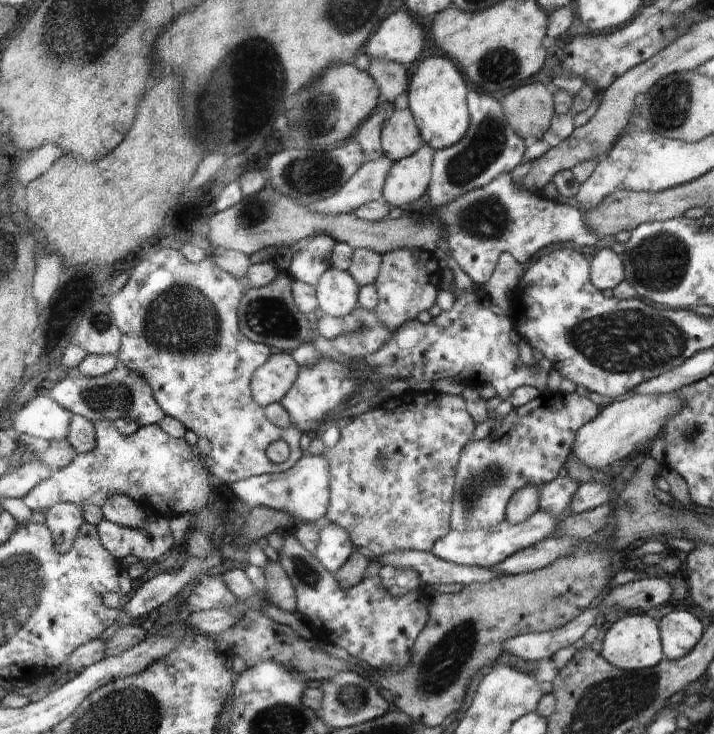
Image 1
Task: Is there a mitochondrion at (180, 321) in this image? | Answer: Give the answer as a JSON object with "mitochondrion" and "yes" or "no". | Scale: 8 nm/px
{"mitochondrion":"yes"}

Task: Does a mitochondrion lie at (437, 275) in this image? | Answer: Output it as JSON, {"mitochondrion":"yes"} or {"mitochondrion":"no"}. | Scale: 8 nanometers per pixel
{"mitochondrion":"no"}

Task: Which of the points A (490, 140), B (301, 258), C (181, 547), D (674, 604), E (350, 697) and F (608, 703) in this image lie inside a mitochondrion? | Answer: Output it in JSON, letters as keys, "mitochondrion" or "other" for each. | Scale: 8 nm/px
{"A":"mitochondrion","B":"other","C":"other","D":"other","E":"mitochondrion","F":"mitochondrion"}

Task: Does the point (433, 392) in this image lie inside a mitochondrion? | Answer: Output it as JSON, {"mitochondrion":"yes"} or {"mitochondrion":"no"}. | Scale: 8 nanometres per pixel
{"mitochondrion":"no"}

